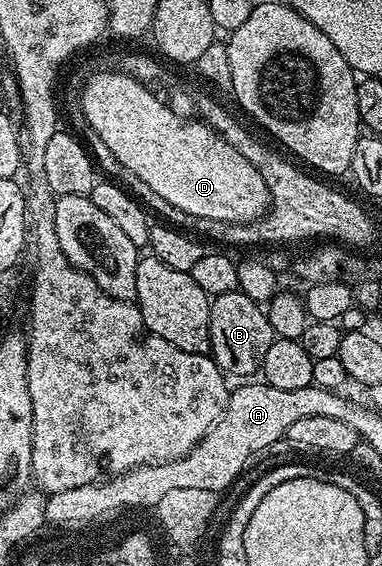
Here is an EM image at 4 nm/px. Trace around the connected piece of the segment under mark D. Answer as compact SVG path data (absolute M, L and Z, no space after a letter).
M98 72L83 83L81 92L86 126L92 127L97 137L105 141L109 153L117 157L120 168L126 174L128 171L136 175L157 198L164 199L169 206L192 215L192 220L212 223L253 223L268 214L271 194L261 173L257 173L257 169L253 169L253 165L241 157L238 149L224 141L206 123L174 115L158 94L137 82L132 75Z

